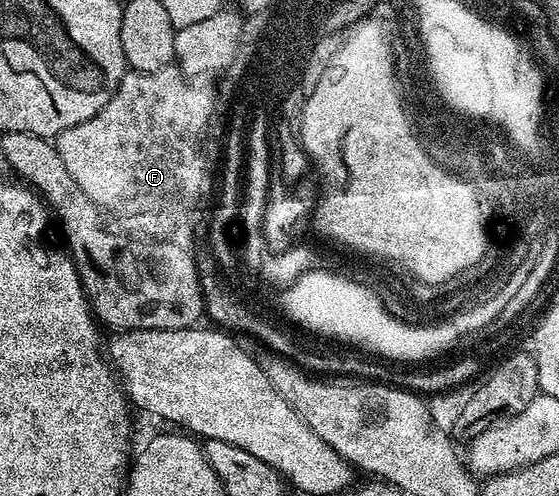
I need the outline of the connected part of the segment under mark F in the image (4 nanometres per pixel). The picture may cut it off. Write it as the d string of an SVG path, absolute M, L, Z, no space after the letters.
M176 65L157 71L126 70L116 91L93 117L55 136L59 157L63 157L67 173L75 177L75 185L79 185L106 216L114 215L138 236L154 239L172 236L172 231L192 213L193 206L201 199L201 190L205 187L201 142L207 139L203 117L214 107L215 99L207 88L197 83L200 82L186 78Z

